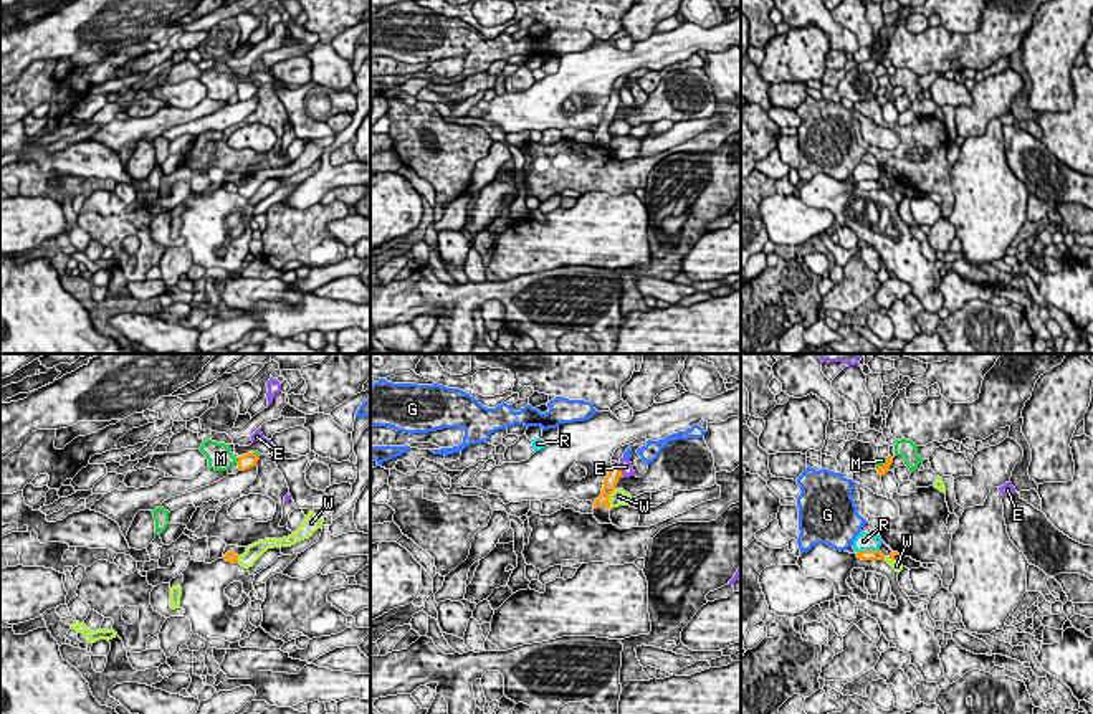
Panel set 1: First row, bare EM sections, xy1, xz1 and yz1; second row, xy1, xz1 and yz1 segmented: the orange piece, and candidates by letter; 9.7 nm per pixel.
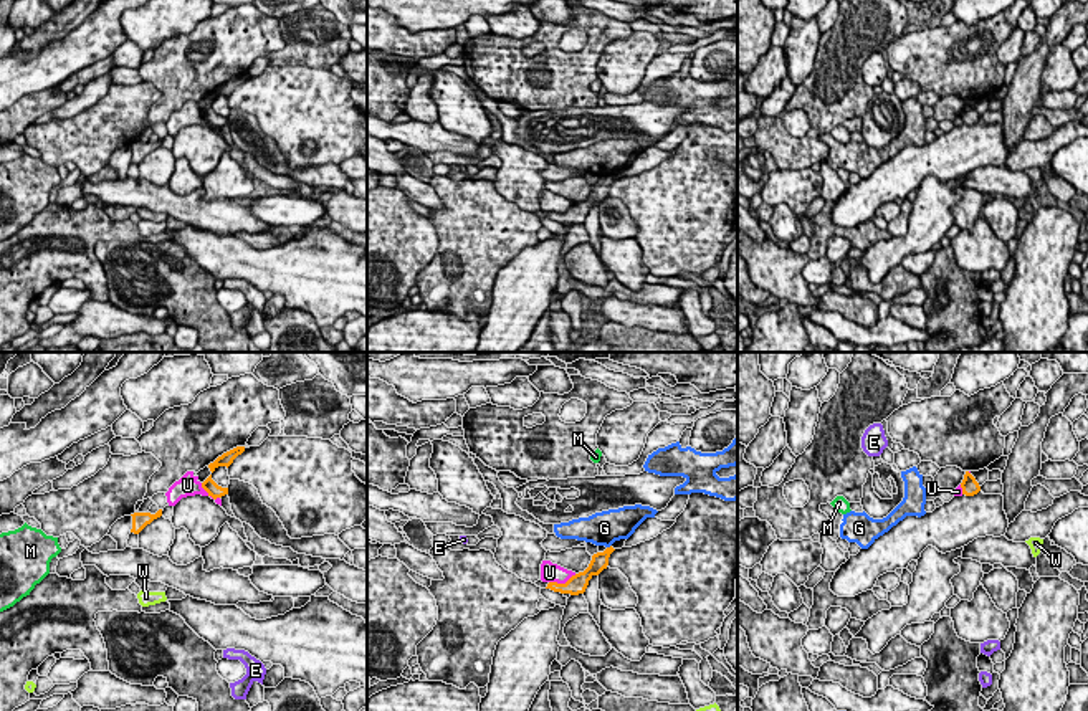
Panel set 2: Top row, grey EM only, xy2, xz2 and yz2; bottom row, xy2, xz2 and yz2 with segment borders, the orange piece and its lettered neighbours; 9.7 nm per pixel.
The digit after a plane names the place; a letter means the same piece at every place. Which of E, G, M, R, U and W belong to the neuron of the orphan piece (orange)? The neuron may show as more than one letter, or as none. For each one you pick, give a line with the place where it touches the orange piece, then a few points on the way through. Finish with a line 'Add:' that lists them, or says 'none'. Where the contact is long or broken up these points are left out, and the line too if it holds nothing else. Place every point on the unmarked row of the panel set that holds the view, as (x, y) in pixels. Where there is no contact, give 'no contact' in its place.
Add: none

